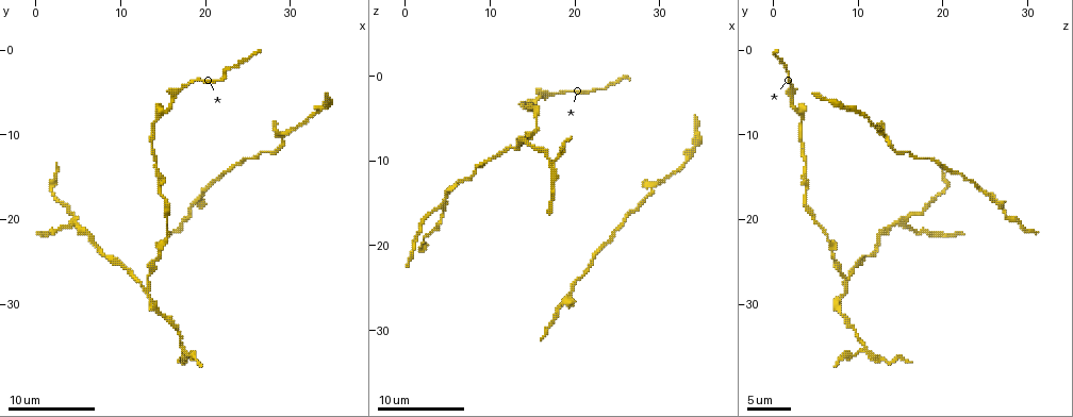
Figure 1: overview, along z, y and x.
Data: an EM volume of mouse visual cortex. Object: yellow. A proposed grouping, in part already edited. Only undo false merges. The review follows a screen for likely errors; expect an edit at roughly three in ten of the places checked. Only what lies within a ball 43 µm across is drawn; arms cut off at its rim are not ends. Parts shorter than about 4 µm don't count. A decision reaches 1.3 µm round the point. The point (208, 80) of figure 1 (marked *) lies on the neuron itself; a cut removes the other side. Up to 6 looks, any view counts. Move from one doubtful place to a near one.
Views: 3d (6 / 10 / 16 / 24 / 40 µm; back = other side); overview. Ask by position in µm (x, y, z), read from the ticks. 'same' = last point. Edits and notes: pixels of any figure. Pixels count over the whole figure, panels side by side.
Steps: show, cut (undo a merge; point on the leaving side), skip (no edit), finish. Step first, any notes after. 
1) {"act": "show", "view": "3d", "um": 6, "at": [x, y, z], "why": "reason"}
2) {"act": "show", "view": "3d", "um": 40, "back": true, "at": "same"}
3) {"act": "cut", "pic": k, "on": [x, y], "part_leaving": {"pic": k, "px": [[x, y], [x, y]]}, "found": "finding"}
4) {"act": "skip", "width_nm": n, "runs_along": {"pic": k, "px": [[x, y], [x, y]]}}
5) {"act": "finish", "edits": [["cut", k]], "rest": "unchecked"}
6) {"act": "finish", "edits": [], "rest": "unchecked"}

{"act": "show", "view": "3d", "um": 6, "at": [4.4, 20.4, 15.6], "why": "side arm on a straight run"}

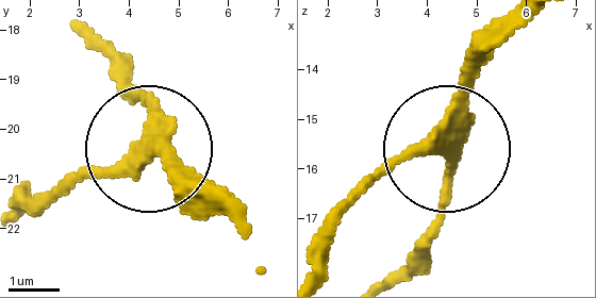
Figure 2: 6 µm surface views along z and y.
{"act": "skip", "width_nm": 300, "runs_along": {"pic": 2, "px": [[216, 203], [165, 152], [139, 152], [30, 212]]}, "found": "all the same neuron"}

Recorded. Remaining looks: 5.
{"act": "show", "view": "3d", "um": 10, "at": [12.8, 28.2, 8.4], "why": "two arms in line, one across"}

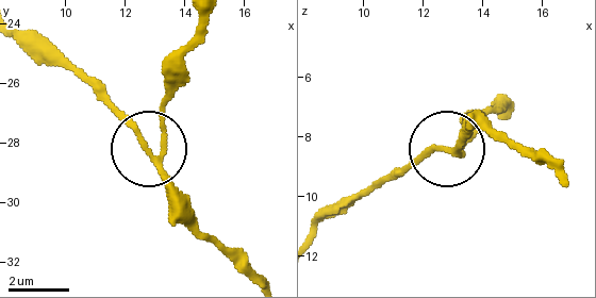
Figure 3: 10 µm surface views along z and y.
{"act": "skip", "width_nm": 180, "found": "all the same neuron"}

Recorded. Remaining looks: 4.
{"act": "show", "view": "3d", "um": 10, "at": [15.2, 18.0, 3.6], "why": "thick turns thin"}

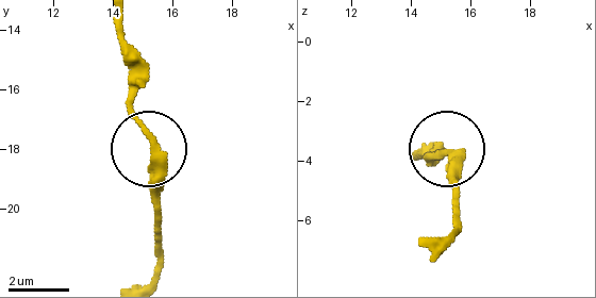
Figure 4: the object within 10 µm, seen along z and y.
{"act": "show", "view": "3d", "um": 6, "at": [15.4, 17.9, 3.8]}

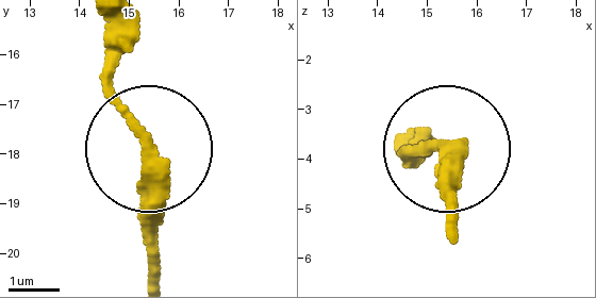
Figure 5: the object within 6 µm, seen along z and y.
{"act": "skip", "runs_along": {"pic": 5, "px": [[102, 22], [106, 99], [153, 162], [153, 277]]}, "found": "continuous, no second neuron"}

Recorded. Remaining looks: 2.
{"act": "finish", "edits": [], "rest": "unchecked"}

